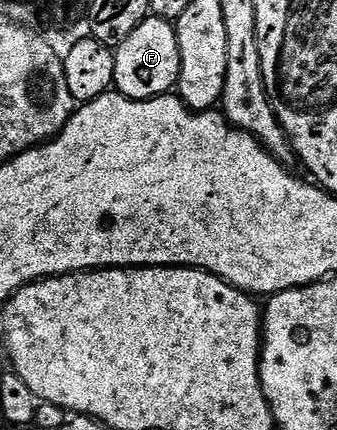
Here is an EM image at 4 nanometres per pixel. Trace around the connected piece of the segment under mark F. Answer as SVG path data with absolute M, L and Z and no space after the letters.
M150 16L144 18L115 48L115 76L113 86L116 93L132 98L134 102L145 102L148 98L159 98L168 95L177 85L181 71L179 60L179 40L177 27L170 19Z

